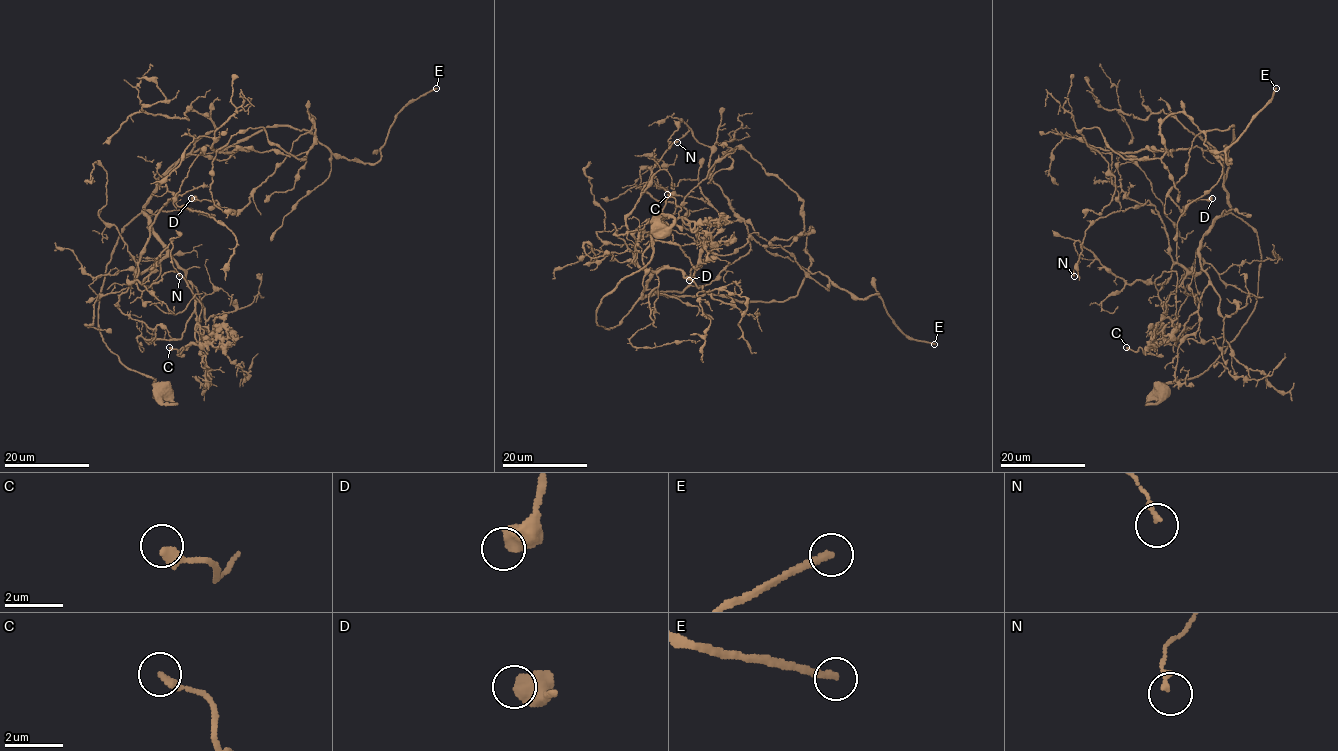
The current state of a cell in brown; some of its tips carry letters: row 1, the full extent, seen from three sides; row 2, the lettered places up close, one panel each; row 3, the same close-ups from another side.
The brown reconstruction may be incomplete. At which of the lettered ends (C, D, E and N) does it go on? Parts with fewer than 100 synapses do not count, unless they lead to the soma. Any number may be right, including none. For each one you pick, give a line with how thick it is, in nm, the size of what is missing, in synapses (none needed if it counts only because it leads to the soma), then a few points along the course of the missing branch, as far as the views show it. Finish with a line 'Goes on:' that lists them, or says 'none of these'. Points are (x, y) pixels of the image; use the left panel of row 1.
E: 240 nm | 150 syn
Goes on: E

